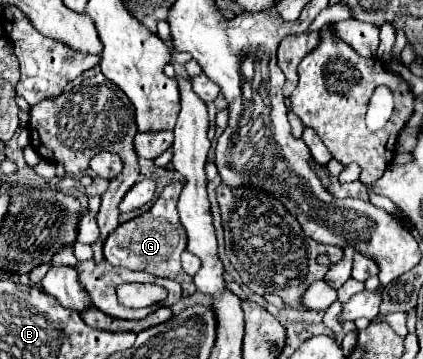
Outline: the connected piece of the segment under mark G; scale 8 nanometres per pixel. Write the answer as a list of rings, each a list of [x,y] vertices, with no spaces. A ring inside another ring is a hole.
[[[171,182],[161,196],[157,198],[157,202],[153,204],[151,210],[147,210],[145,214],[137,216],[131,222],[121,224],[107,240],[105,240],[105,260],[113,266],[123,266],[129,270],[143,270],[149,272],[153,276],[159,278],[169,278],[169,280],[177,280],[185,292],[193,294],[195,292],[195,284],[193,278],[187,276],[179,264],[179,256],[187,246],[187,236],[183,226],[179,224],[179,214],[177,214],[177,198],[179,198],[179,190],[183,188],[181,182]],[[175,232],[179,236],[177,244],[175,244]]]

